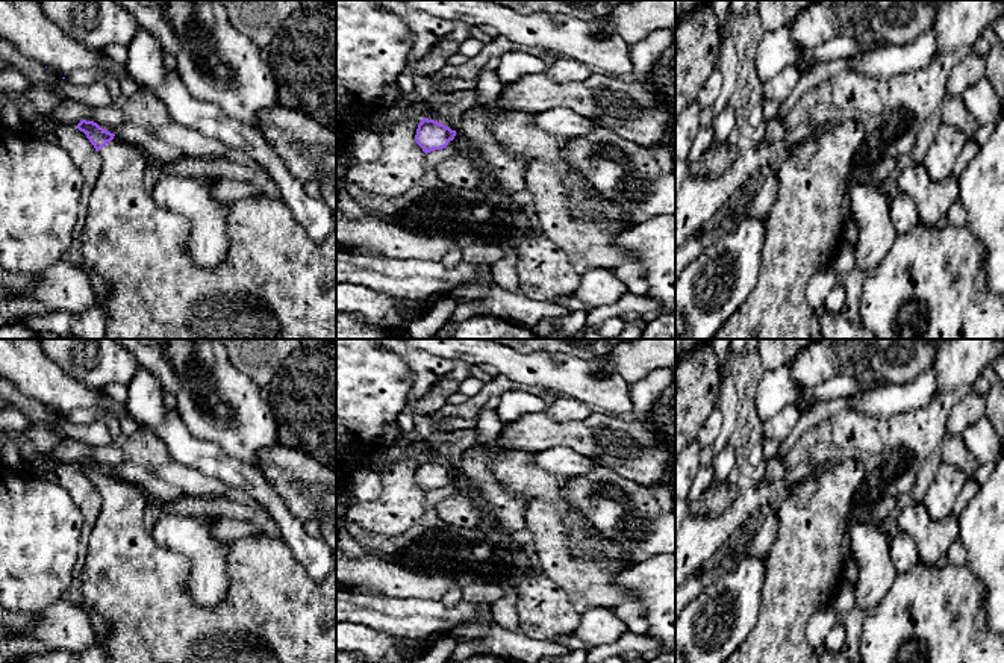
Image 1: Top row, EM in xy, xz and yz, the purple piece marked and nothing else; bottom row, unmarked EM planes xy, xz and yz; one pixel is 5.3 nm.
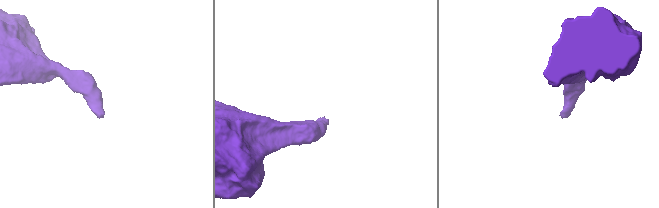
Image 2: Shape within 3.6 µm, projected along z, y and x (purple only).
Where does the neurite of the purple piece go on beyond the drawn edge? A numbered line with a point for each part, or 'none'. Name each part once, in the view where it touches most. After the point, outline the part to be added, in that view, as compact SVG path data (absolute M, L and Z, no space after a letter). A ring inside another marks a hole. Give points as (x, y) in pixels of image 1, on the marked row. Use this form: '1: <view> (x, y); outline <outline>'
1: xy (276, 282); outline M117 136L98 154L101 170L89 197L80 257L109 286L106 297L95 297L106 316L104 339L336 339L336 229L316 242L280 197L257 192L227 203L227 254L217 268L201 268L185 250L189 223L159 207L144 186L150 157Z

